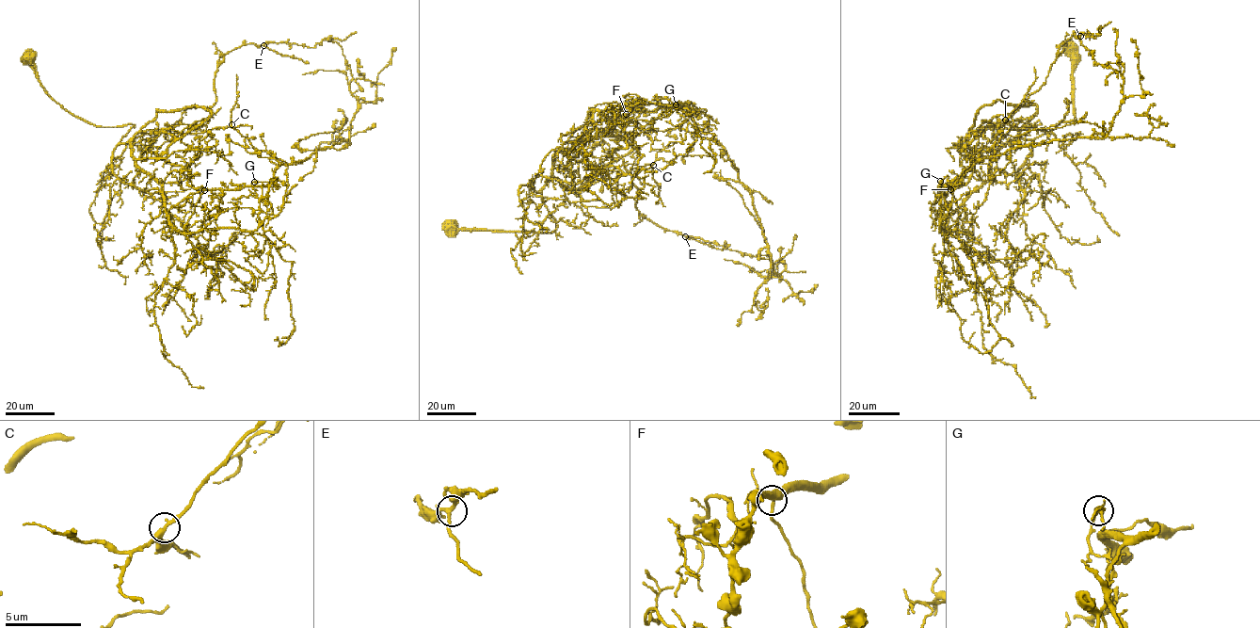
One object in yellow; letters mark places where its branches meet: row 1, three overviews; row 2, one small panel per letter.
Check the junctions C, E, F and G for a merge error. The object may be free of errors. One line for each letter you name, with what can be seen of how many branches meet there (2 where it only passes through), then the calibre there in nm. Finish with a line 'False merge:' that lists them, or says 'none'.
G: 3 branches meet; 110 nm thick
False merge: G

